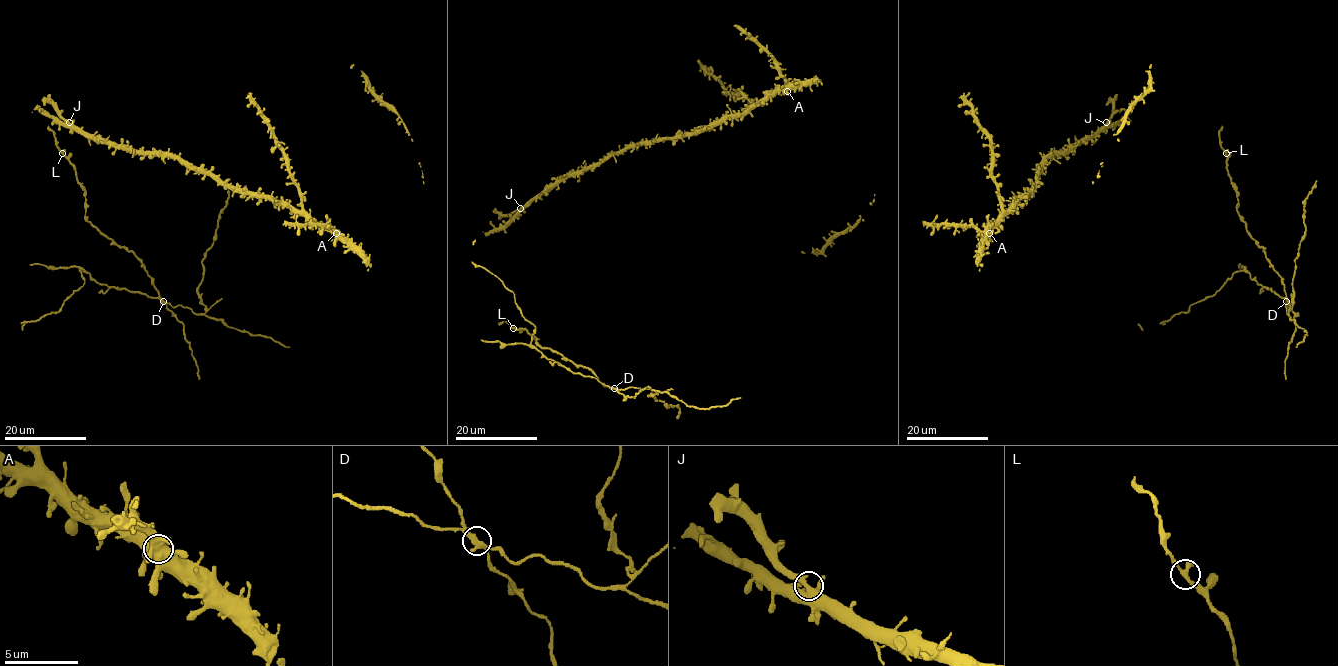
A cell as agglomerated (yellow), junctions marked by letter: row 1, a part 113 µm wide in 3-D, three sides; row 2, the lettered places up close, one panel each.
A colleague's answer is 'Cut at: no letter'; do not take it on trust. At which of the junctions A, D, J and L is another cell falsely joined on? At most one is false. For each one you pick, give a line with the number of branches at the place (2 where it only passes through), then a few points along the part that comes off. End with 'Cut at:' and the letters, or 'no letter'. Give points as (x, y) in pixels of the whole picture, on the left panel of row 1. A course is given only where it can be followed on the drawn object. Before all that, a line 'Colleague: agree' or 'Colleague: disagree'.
Colleague: disagree
D: 3
Cut at: D

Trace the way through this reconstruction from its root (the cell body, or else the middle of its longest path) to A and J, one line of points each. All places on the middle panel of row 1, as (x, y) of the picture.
A: (504, 228), (534, 199), (614, 154), (640, 143), (711, 129), (748, 112), (775, 92), (787, 91)
J: (504, 228), (504, 224), (520, 208)

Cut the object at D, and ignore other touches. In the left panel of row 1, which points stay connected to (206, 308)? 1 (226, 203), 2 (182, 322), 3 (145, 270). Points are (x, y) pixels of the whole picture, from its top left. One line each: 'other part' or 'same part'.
1: same part
2: other part
3: other part

